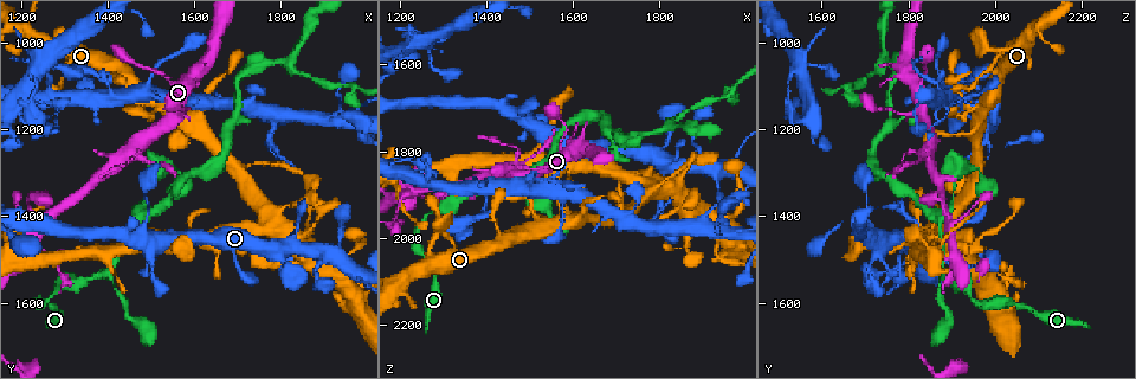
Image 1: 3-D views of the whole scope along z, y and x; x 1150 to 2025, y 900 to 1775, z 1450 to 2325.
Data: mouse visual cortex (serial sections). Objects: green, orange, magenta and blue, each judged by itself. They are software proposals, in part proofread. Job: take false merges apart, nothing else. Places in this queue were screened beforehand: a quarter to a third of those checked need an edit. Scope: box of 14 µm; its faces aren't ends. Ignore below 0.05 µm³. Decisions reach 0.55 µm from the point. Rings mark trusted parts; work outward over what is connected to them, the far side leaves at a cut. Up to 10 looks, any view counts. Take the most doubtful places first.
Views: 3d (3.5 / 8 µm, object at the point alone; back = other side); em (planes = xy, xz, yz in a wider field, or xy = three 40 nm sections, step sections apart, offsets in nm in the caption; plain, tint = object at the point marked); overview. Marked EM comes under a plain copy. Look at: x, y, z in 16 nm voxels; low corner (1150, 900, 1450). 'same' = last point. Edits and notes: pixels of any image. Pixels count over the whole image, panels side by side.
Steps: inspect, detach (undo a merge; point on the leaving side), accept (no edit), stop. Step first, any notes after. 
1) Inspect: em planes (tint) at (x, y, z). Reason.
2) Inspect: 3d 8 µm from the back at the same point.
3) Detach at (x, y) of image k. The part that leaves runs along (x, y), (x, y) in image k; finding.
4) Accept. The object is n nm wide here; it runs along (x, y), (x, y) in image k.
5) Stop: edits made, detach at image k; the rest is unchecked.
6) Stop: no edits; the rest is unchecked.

Inspect: 3d 3.5 µm at (1405, 1530, 1885).

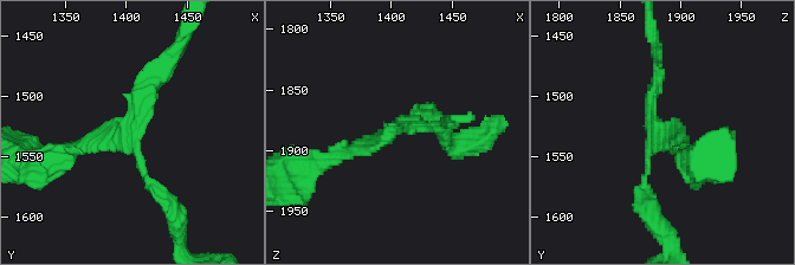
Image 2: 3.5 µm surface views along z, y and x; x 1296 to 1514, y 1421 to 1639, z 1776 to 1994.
Inspect: em xy step 2 (tint) at (1400, 1528, 1884). 3 arms meet here; the arms are 100, 150, 200 nm wide; need the tissue.

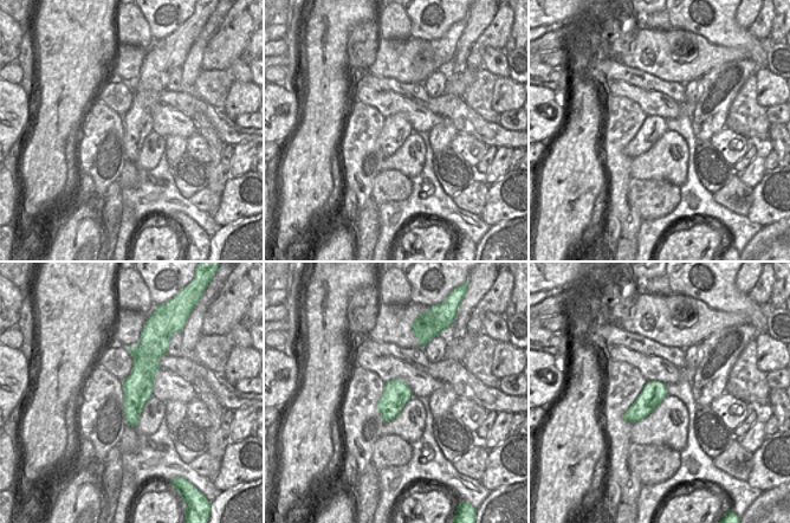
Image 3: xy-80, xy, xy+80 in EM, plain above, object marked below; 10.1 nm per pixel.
Inspect: em xy step 1 (tint) at the same point. Another direction.

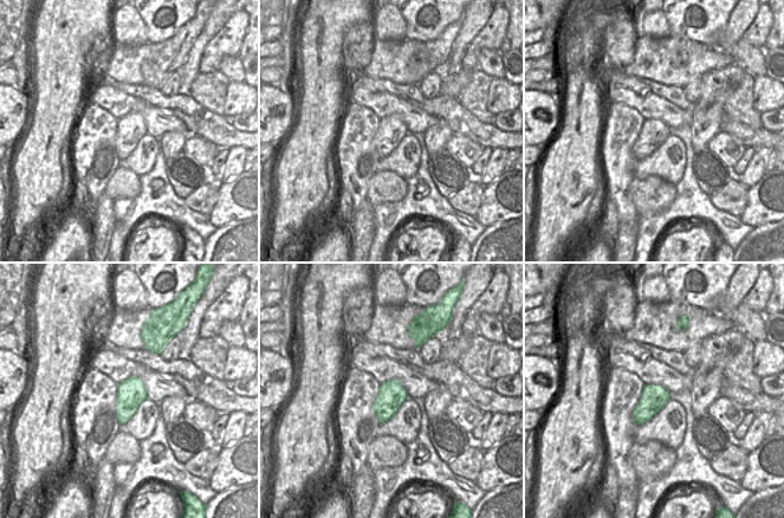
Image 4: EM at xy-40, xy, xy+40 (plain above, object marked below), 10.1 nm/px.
Accept. It runs along (62, 155), (127, 130), (163, 65) in image 2; all the same cell.

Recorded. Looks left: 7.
Inspect: 3d 3.5 µm at (1260, 1400, 1895). Arms part here.

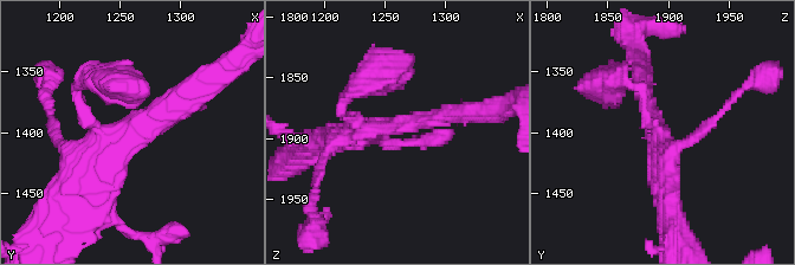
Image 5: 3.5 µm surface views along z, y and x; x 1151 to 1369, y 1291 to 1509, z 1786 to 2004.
Inspect: em xy step 3 (tint) at (1256, 1402, 1888). Need the tissue.

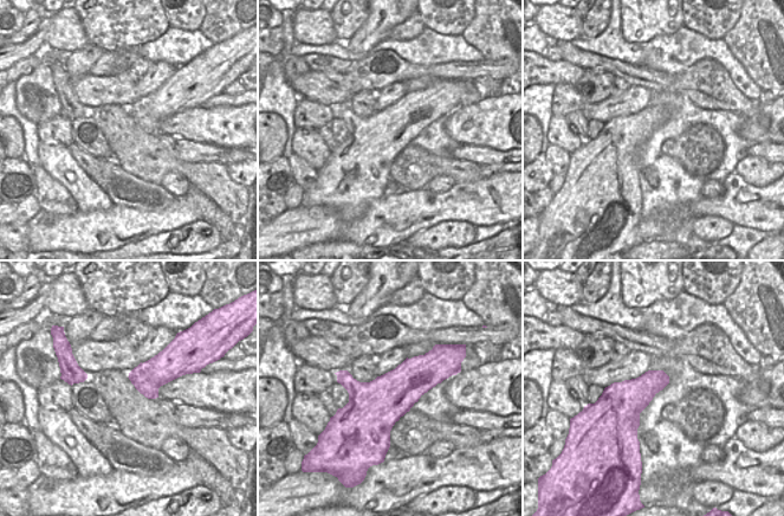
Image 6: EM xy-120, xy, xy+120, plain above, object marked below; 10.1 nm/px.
Accept. It runs along (193, 88), (102, 165), (95, 204) in image 5; continuous, no second cell.

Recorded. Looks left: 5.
Inspect: 3d 8 µm at (1920, 1480, 1835). Four or more arms meet.

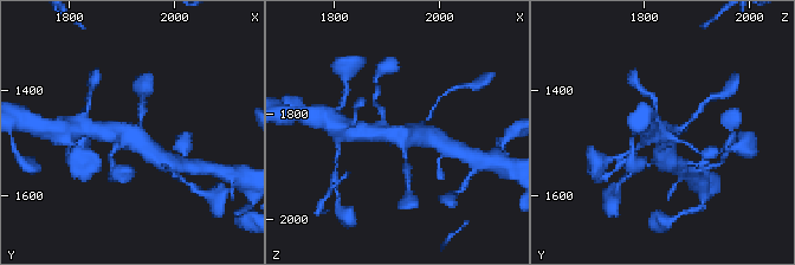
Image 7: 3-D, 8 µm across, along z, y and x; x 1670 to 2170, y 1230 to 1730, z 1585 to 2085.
Inspect: 3d 3.5 µm from the back at (1920, 1480, 1845).

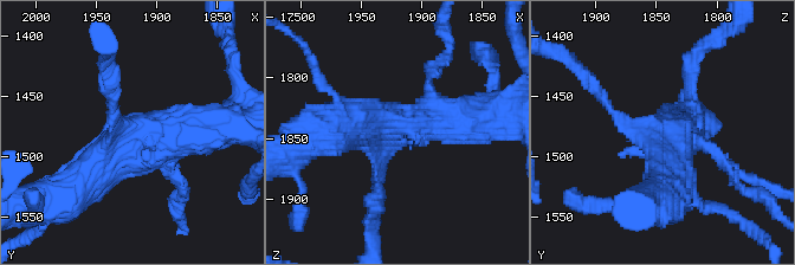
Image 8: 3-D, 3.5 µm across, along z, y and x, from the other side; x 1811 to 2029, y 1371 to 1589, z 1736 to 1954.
Inspect: em planes (tint) at (1918, 1480, 1838). 4 arms meet here; the arms are 150, 150, 500, 600 nm wide.

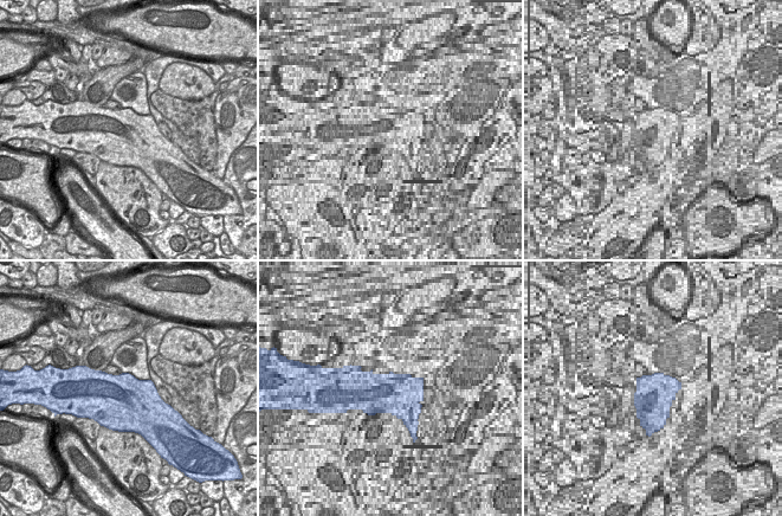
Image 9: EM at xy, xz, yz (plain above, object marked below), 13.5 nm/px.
Accept. The object is 750 nm wide here; it runs along (213, 125), (133, 133), (75, 191) in image 8; all the same cell.

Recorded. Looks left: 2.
Inspect: 3d 8 µm at (1480, 1400, 1880). Arms part here.

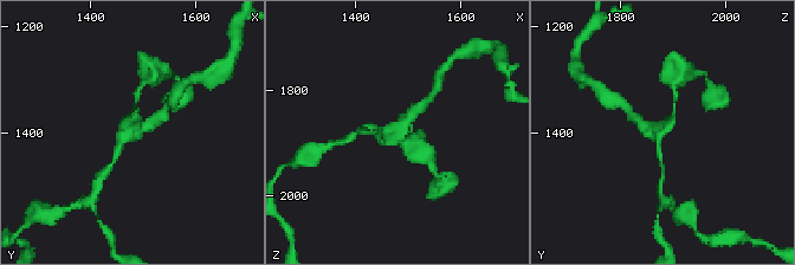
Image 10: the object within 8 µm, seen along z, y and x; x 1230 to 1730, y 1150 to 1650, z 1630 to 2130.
Inspect: em xy step 1 (tint) at (1485, 1395, 1870). Now the EM.

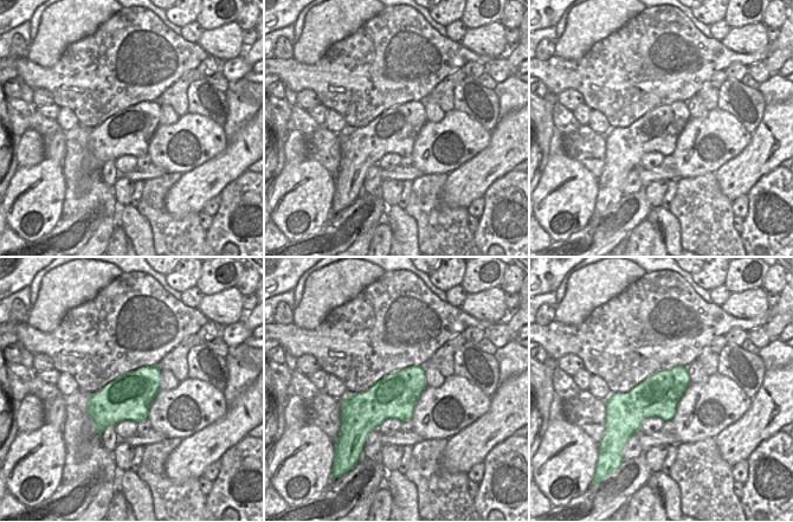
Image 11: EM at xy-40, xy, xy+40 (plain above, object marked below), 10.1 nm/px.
Accept. The object is 440 nm wide here; it runs along (115, 157), (123, 136), (155, 117) in image 10; continuous, no second cell.

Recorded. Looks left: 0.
Stop: no edits; the rest is unchecked.

